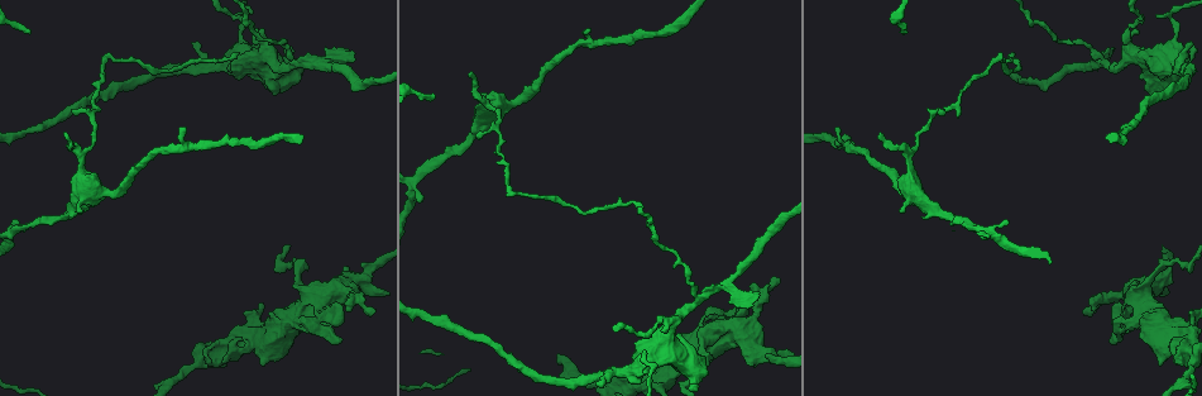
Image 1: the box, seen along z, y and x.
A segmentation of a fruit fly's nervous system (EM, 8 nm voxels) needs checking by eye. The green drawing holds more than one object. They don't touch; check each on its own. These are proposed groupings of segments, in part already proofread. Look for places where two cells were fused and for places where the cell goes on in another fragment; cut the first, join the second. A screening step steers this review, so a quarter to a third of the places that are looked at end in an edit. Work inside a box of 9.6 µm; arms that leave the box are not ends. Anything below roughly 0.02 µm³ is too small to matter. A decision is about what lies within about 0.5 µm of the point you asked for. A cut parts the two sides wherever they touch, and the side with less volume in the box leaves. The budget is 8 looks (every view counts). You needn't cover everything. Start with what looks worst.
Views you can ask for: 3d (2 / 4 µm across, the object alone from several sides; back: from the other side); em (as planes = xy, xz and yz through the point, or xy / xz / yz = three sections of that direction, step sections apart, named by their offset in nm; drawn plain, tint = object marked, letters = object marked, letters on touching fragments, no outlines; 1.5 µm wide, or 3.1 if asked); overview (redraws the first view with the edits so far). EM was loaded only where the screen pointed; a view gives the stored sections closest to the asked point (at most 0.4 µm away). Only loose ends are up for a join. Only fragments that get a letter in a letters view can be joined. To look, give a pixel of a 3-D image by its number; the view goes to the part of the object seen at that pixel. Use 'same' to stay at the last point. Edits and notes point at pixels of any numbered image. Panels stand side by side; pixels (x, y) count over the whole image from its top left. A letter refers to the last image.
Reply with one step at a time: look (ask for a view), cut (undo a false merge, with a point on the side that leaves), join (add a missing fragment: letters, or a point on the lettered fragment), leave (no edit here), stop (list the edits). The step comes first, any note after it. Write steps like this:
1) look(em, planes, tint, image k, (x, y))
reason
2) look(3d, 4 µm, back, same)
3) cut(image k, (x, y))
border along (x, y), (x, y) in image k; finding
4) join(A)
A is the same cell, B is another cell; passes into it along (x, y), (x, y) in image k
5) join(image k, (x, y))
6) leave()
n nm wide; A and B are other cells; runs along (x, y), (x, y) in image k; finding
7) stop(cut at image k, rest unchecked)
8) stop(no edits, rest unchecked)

look(em, planes, letters, image 1, (112, 56))
sharp bend

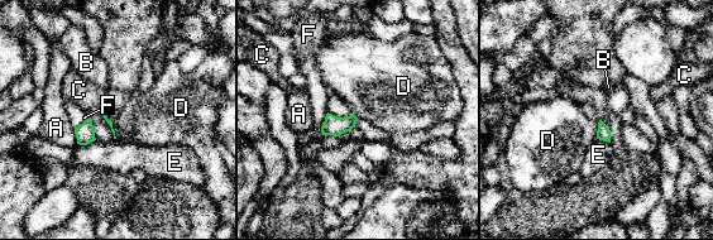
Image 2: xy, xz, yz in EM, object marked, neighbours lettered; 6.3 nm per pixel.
leave()
A, B, C, D, E and F are other cells; border along (599, 120), (596, 138) in image 2; all the same cell

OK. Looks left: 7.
look(3d, 4 µm, image 1, (323, 65))
arms part here

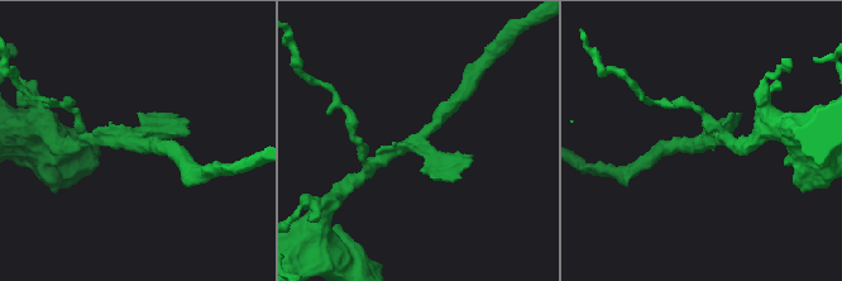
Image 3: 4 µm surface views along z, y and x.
look(em, planes, plain, image 3, (136, 142))
shape alone is not enough

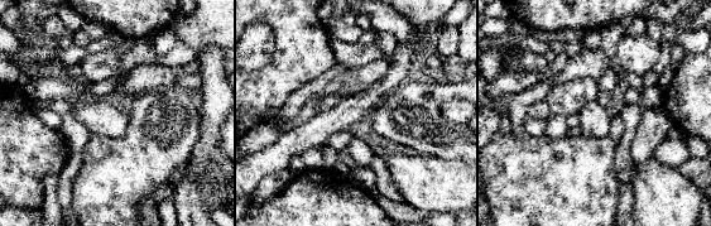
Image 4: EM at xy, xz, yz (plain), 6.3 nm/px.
look(em, planes, letters, same)
see the neighbours

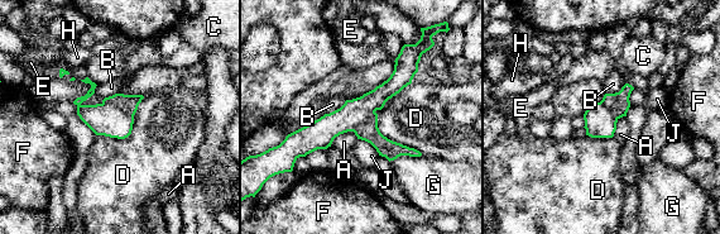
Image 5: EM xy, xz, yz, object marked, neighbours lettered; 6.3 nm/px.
leave()
D touches over 400 nm; A, B, C, D, E, F, G, H and J are other cells; all the same cell

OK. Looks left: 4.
look(3d, 4 µm, image 1, (262, 366))
an open end

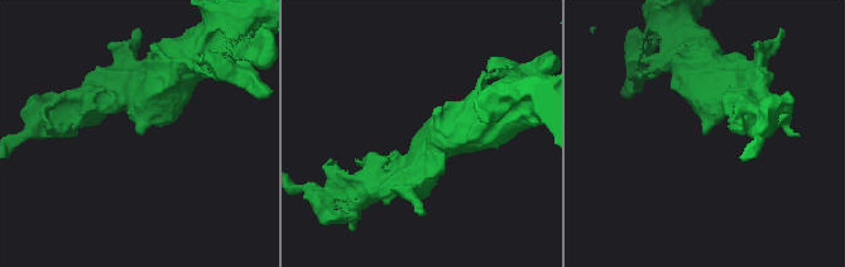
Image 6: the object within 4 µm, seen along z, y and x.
look(em, xy, step 4, tint, image 6, (706, 132))
now the EM

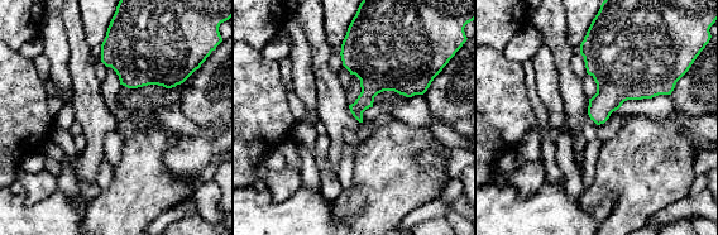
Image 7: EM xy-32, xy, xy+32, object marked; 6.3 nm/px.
look(em, planes, letters, same)

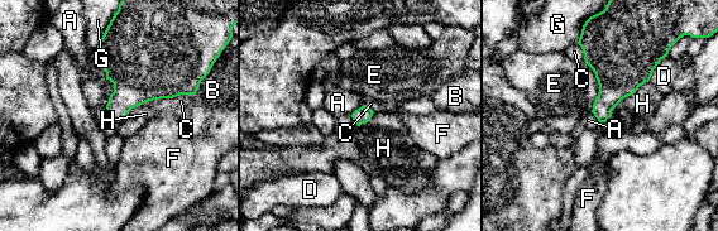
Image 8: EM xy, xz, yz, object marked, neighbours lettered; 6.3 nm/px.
leave()
A, B, C, D, E, F, G and H are other cells; border along (363, 105), (350, 114) in image 8; none of them fits

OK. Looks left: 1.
stop(no edits, rest unchecked)

